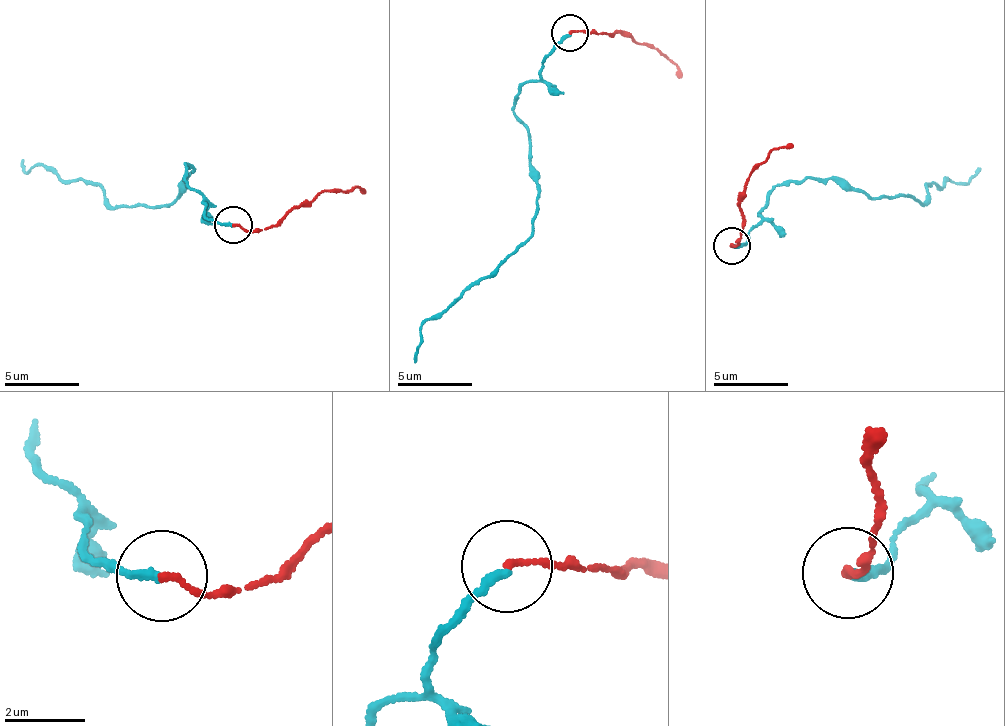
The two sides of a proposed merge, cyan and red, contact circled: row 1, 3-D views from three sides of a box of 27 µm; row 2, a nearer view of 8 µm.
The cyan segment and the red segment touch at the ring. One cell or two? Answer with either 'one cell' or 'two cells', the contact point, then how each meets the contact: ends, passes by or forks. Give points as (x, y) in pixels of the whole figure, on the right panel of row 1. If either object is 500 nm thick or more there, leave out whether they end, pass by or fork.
one cell | (731, 245) | cyan ends | red ends

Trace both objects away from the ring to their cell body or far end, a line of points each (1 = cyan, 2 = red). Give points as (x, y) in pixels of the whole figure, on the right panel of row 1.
1: (734, 245), (747, 240), (781, 183), (807, 178), (920, 202), (928, 185), (965, 184), (979, 169)
2: (730, 245), (740, 243), (745, 221), (739, 206), (751, 175), (761, 163), (793, 142)

